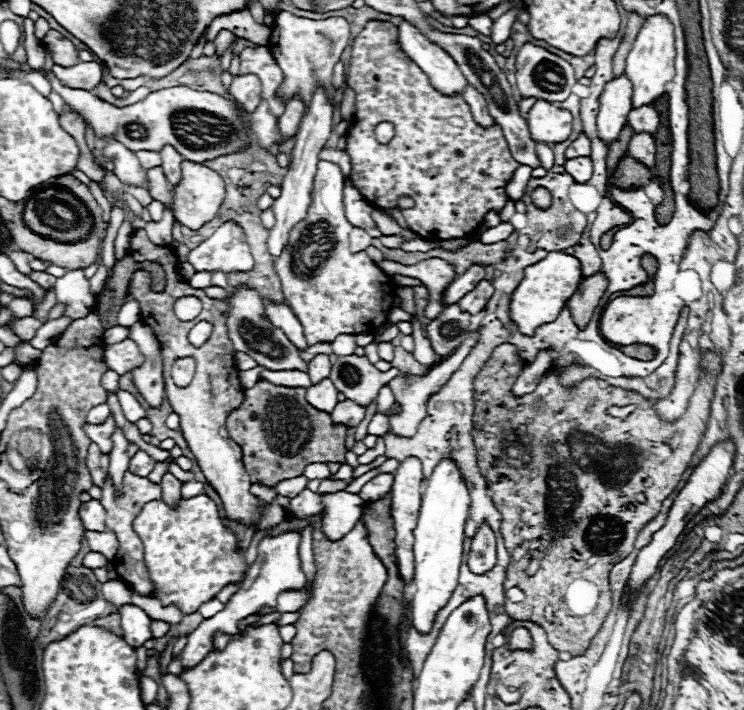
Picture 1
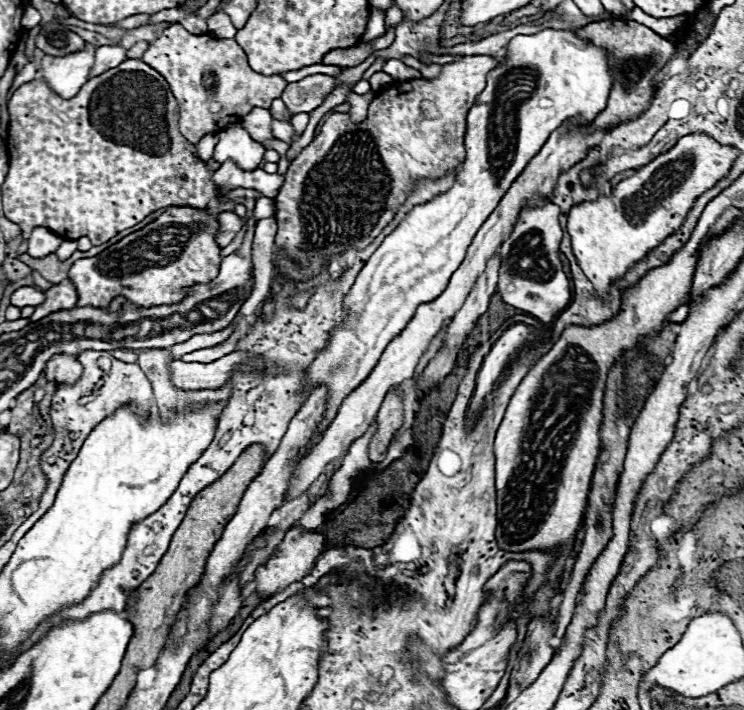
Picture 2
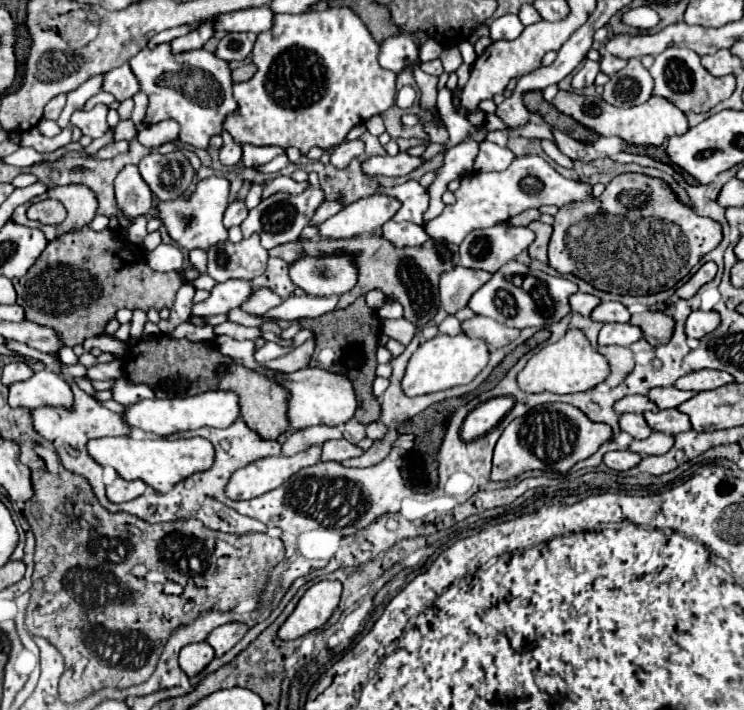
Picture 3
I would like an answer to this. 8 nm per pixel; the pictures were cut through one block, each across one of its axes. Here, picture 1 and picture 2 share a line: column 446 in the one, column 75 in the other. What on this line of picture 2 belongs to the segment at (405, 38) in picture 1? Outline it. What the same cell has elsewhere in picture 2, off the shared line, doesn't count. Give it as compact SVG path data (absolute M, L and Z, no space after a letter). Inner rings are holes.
M88 44L84 50L62 58L44 56L40 76L46 80L46 84L50 84L52 92L62 98L72 98L88 80L88 72L94 64L94 50L96 46Z

